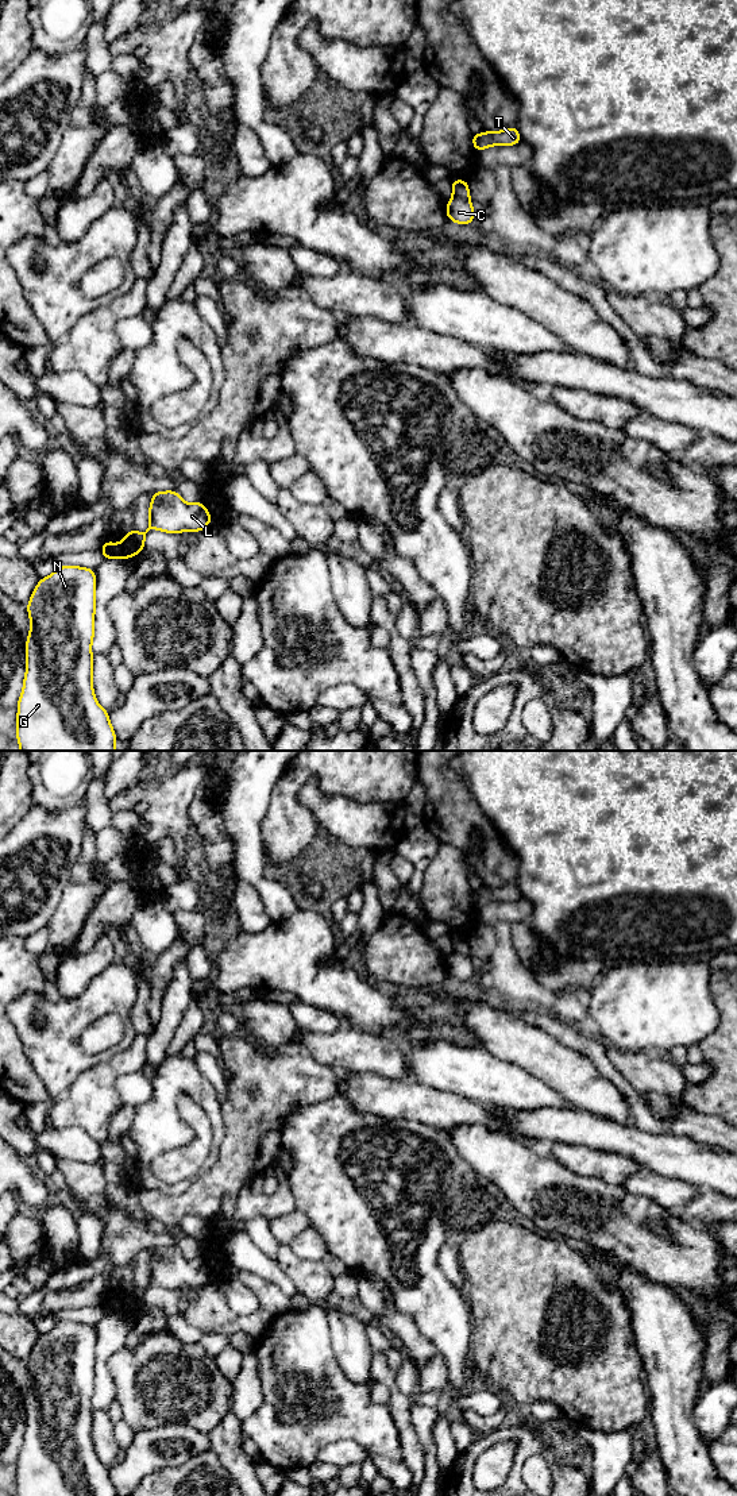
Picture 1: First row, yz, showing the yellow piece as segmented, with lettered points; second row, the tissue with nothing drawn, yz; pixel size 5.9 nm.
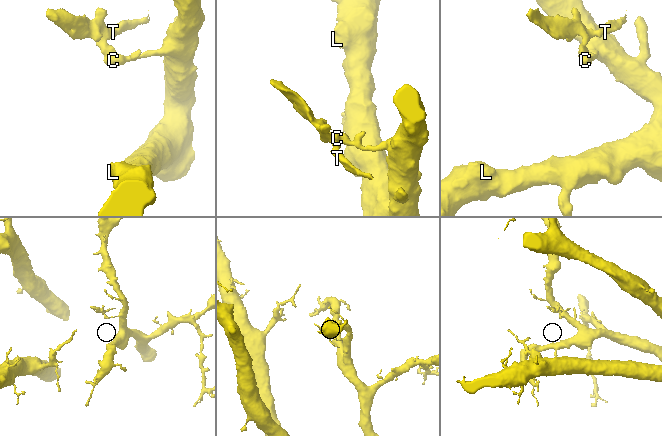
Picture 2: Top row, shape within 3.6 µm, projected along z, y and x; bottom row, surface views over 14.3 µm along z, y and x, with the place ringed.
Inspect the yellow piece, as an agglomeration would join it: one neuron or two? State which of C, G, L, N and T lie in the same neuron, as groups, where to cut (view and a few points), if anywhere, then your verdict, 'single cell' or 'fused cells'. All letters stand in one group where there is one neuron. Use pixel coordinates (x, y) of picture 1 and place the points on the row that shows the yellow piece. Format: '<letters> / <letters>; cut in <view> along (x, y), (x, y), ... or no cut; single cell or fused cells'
C G L N / T; cut in yz along (452, 195), (469, 199); fused cells

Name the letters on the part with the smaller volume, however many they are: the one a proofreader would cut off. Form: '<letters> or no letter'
T

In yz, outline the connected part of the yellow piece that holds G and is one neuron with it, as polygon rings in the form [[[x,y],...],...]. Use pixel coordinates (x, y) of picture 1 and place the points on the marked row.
[[[57,566],[46,578],[39,578],[26,604],[31,622],[26,643],[26,675],[18,699],[16,740],[20,751],[116,751],[117,736],[93,691],[93,653],[96,612],[94,568]]]

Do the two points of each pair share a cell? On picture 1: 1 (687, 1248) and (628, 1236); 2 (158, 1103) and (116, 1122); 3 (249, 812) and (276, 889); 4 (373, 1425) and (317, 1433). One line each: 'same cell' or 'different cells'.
1: same cell
2: different cells
3: same cell
4: same cell

